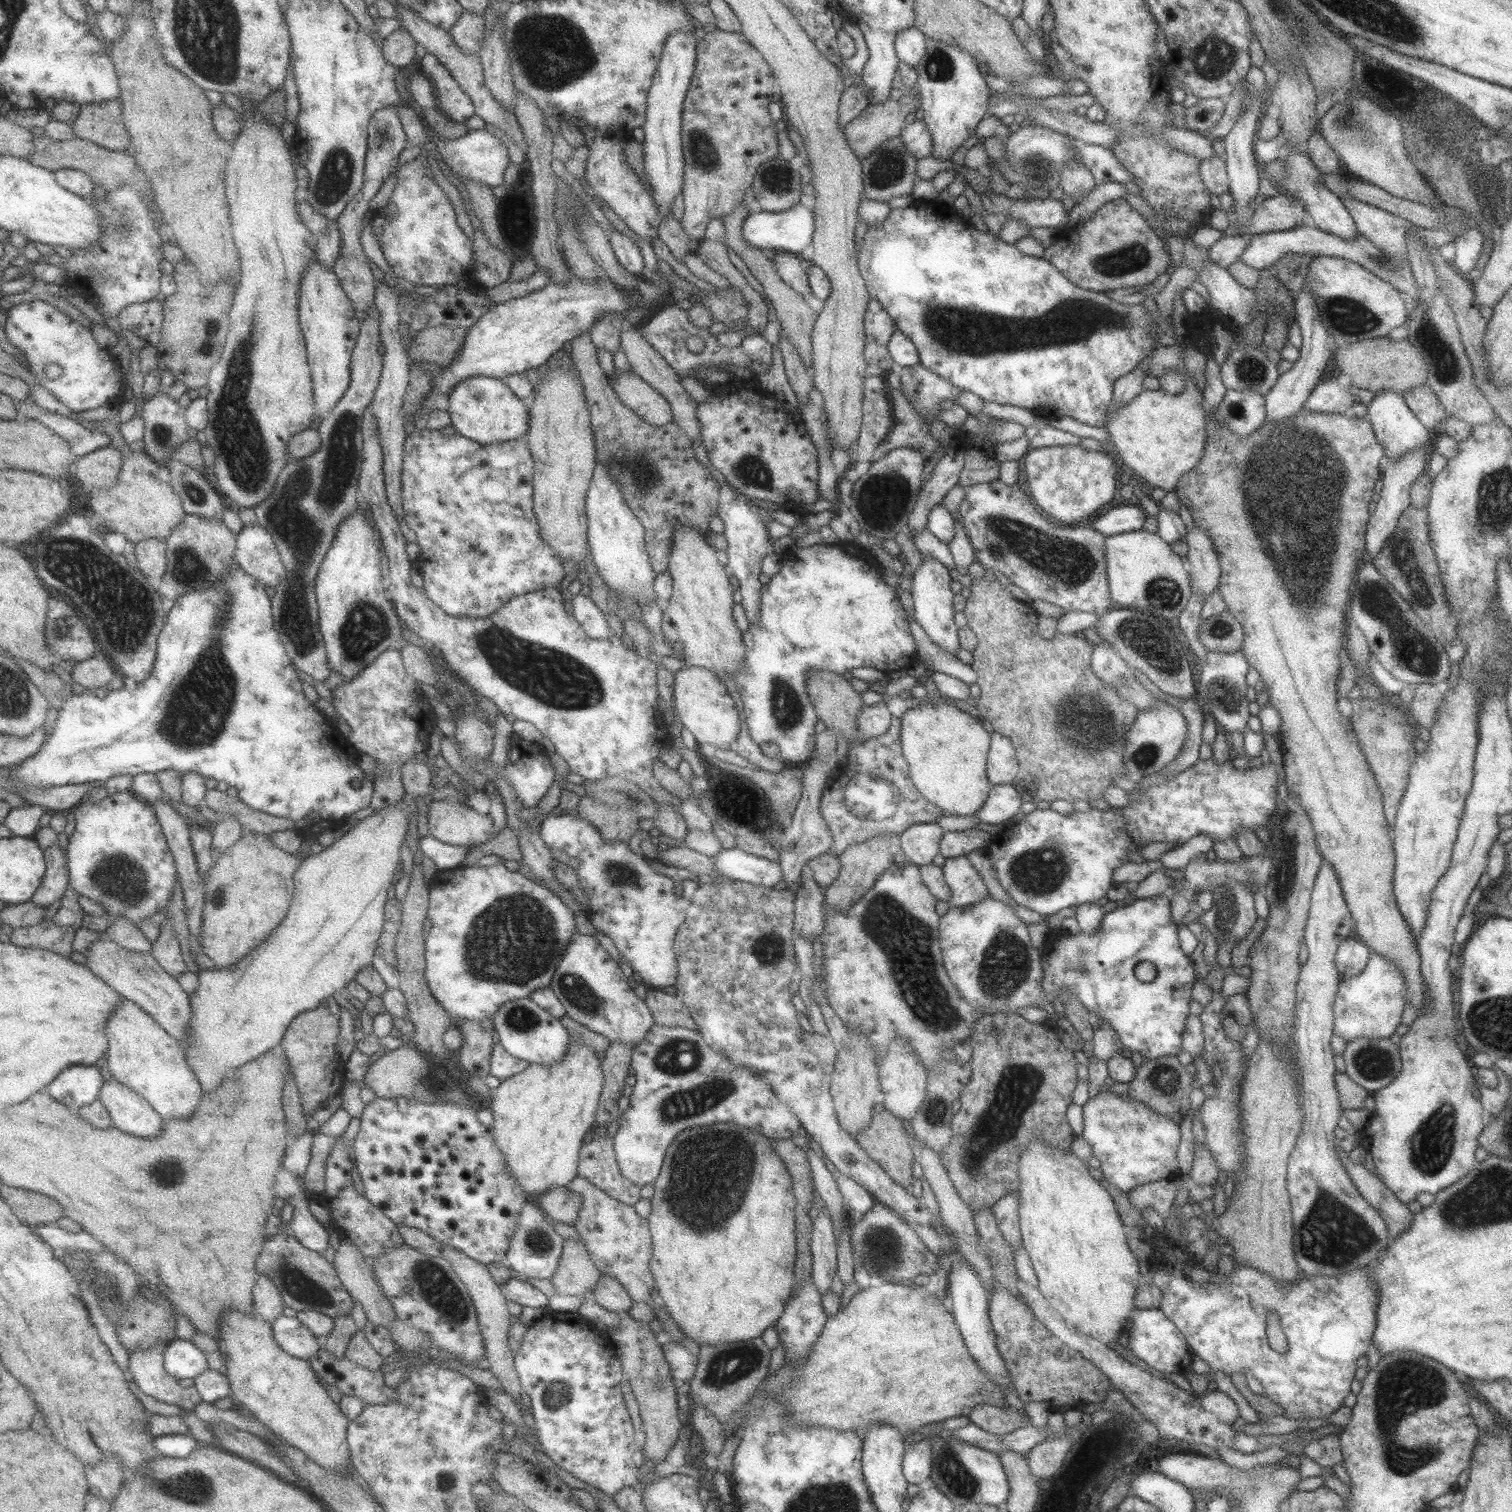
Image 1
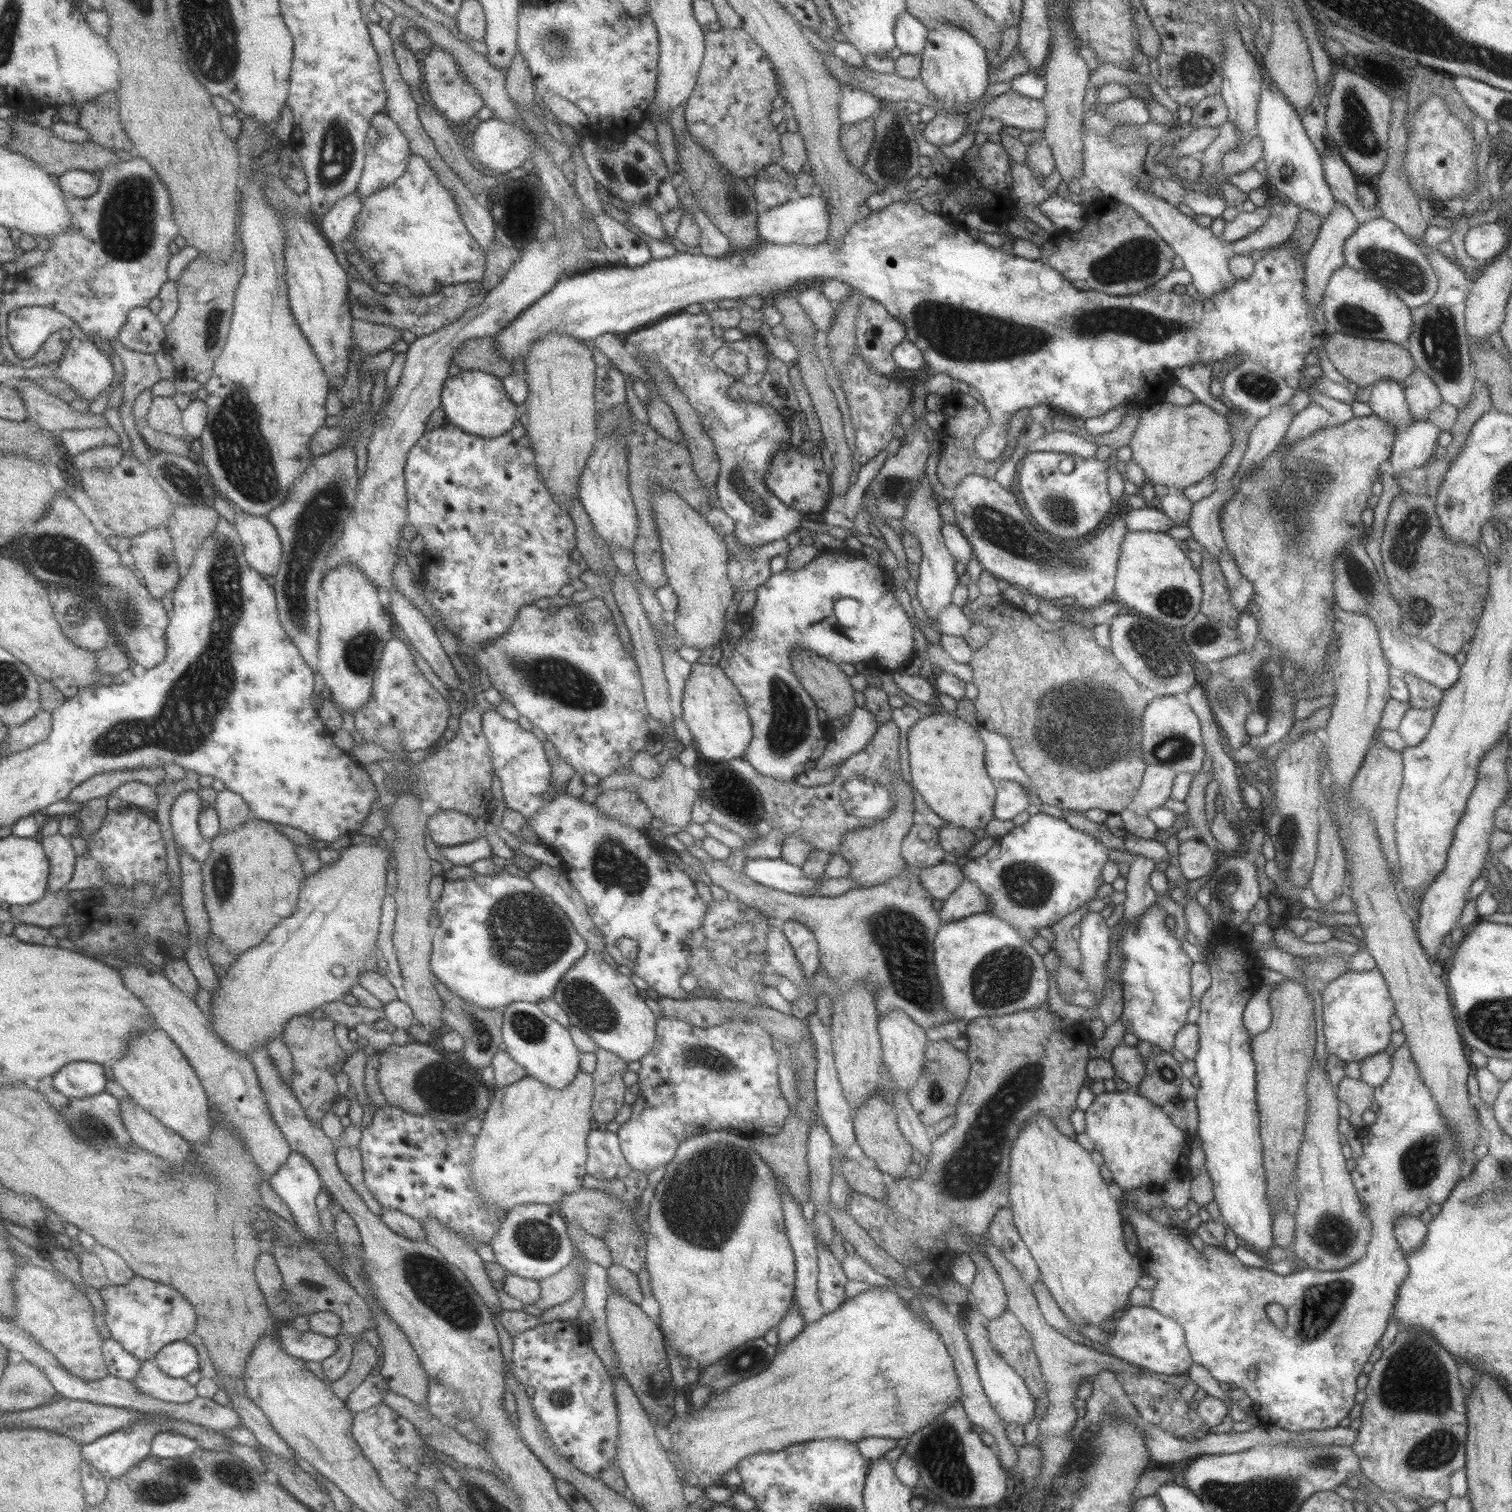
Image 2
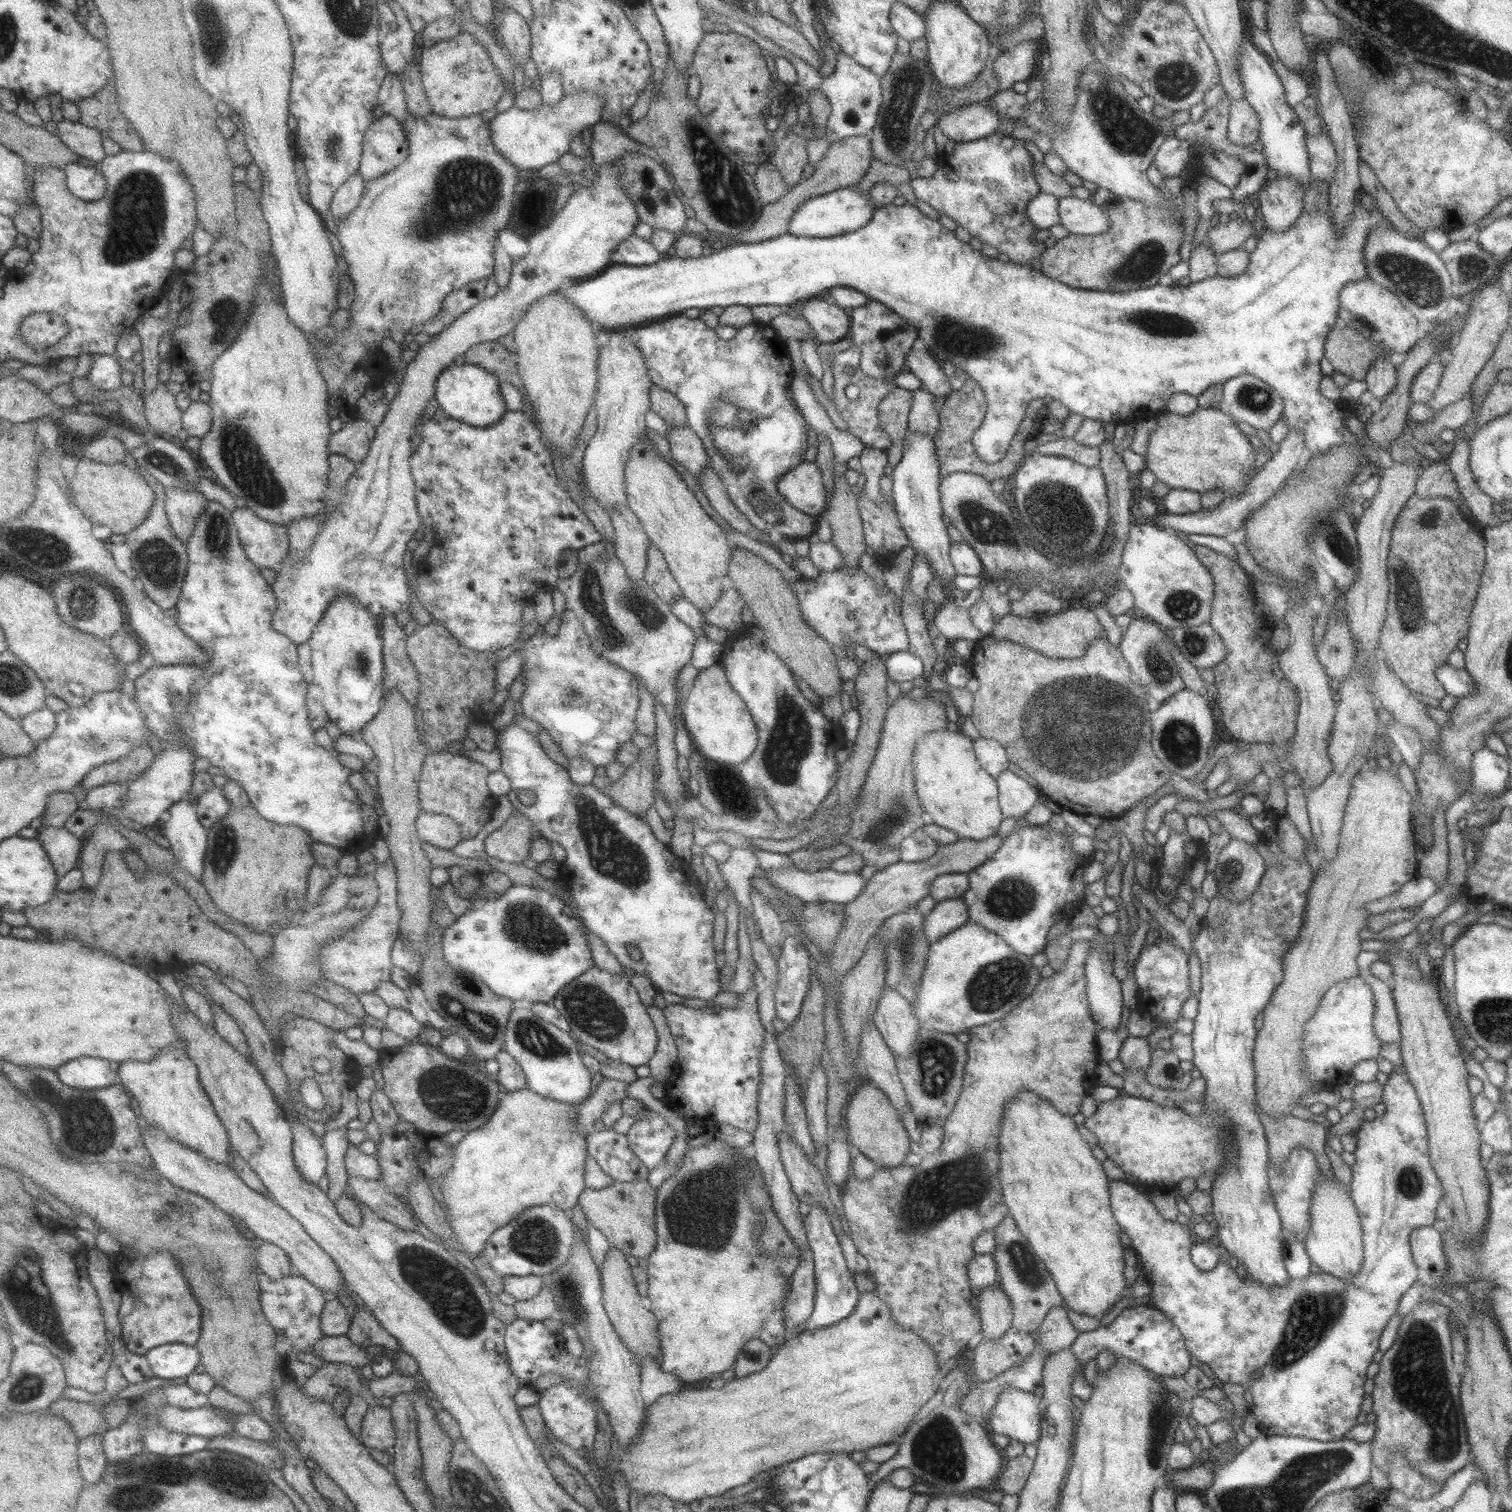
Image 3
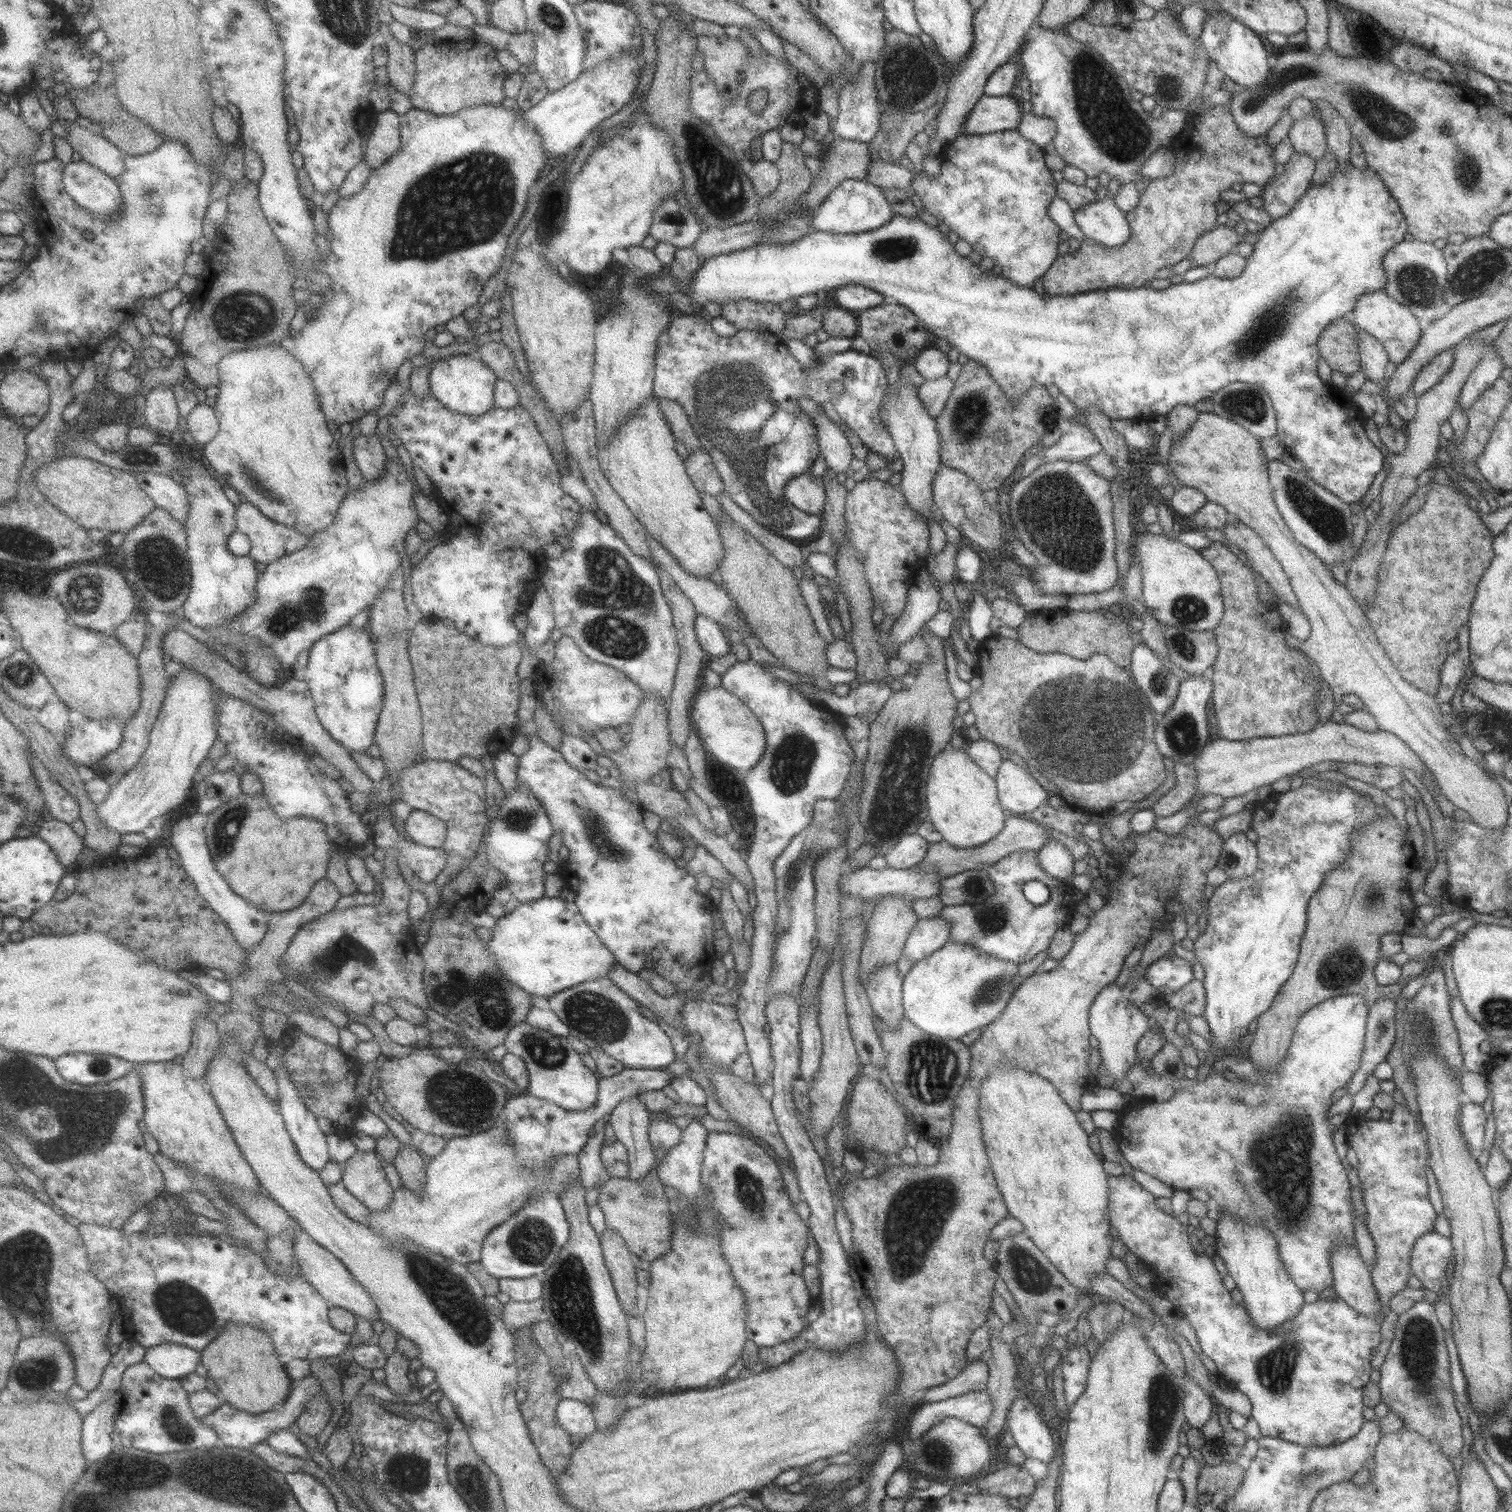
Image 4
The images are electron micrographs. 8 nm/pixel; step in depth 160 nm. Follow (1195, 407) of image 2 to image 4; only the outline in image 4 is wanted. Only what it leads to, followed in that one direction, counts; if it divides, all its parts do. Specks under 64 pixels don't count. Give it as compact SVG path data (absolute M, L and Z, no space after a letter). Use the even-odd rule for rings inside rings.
M1210 411L1198 412L1191 428L1181 438L1170 442L1166 468L1172 473L1168 472L1171 477L1177 478L1179 485L1202 492L1208 502L1220 504L1232 519L1242 521L1253 529L1264 542L1264 546L1271 551L1274 559L1282 566L1297 597L1299 610L1310 625L1309 638L1302 642L1299 650L1317 665L1321 679L1328 684L1335 702L1338 702L1344 694L1355 695L1363 704L1362 709L1375 718L1379 731L1394 734L1419 757L1419 761L1435 778L1438 789L1451 804L1471 815L1471 820L1484 829L1502 828L1508 817L1509 803L1503 789L1498 782L1491 780L1476 764L1468 760L1458 742L1449 735L1435 699L1410 686L1401 678L1399 672L1387 659L1383 648L1378 644L1362 607L1349 596L1348 590L1332 577L1331 571L1322 563L1322 560L1294 539L1274 504L1272 486L1268 479L1267 461L1257 437L1253 437L1236 422L1217 416Z

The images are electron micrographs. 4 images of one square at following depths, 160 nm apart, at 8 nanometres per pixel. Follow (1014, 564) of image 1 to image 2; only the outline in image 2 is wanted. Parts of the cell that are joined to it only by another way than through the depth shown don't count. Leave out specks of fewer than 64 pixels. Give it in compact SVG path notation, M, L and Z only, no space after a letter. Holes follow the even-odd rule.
M967 475L947 494L952 500L954 523L971 545L972 554L982 566L982 570L986 570L996 579L1006 580L1012 586L1037 598L1050 601L1055 598L1061 600L1070 598L1081 610L1090 610L1092 607L1114 599L1114 578L1120 553L1118 548L1127 532L1122 521L1122 514L1117 515L1109 522L1107 531L1097 533L1085 540L1081 538L1081 540L1067 543L1059 542L1059 539L1053 538L1048 532L1045 534L1039 532L1029 517L1023 514L1023 506L1015 489L1001 487L993 479Z

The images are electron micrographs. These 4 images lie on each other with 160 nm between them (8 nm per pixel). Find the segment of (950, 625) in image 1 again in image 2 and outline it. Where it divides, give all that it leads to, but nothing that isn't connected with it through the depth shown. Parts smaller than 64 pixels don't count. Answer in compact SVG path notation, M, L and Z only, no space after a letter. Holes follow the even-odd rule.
M924 473L922 480L912 490L901 521L904 526L904 533L911 533L916 536L922 554L921 560L917 565L916 598L921 608L923 608L925 616L932 619L933 630L940 634L936 616L942 608L945 608L945 606L951 603L951 593L953 592L953 588L957 586L958 577L953 569L953 562L955 560L946 549L941 533L939 532L940 522L943 520L938 513L938 501L932 498L932 492Z

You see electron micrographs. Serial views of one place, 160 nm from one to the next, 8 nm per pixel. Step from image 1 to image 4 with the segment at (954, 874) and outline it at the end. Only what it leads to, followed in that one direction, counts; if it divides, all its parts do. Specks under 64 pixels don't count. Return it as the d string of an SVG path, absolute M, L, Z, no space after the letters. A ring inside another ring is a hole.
M943 918L917 920L905 939L903 954L915 964L941 948L948 941L949 935L950 924Z

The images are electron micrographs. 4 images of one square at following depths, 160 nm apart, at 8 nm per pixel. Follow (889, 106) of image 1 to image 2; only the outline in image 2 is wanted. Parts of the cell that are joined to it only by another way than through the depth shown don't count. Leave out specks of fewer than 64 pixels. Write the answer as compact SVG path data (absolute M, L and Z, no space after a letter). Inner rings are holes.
M877 114L854 123L840 125L840 142L843 156L855 170L863 172L863 164L874 141L874 120Z

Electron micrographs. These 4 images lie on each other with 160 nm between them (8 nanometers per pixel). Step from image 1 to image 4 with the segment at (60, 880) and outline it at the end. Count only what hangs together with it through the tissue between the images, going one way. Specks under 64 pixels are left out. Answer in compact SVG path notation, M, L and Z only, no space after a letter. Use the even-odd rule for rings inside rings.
M57 819L40 822L36 833L51 845L57 853L59 862L67 868L79 860L86 846L84 837L77 836L71 824Z

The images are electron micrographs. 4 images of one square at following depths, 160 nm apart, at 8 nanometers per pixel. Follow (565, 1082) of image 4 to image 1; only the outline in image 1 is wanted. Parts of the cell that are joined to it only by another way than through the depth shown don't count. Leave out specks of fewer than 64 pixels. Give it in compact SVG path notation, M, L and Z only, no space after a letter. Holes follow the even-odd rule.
M527 998L508 1000L491 1016L493 1029L497 1031L498 1043L508 1053L529 1064L550 1065L558 1063L567 1052L568 1030L546 1010Z

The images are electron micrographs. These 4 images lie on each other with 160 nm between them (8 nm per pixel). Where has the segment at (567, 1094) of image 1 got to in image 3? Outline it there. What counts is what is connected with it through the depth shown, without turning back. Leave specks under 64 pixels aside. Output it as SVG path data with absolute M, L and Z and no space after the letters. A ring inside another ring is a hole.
M527 1087L502 1091L491 1118L483 1126L469 1131L453 1146L452 1165L442 1193L459 1252L472 1260L484 1249L495 1230L531 1207L551 1205L559 1212L568 1214L576 1205L576 1198L586 1188L583 1174L588 1156L583 1136L571 1127L577 1115L577 1106L535 1094Z

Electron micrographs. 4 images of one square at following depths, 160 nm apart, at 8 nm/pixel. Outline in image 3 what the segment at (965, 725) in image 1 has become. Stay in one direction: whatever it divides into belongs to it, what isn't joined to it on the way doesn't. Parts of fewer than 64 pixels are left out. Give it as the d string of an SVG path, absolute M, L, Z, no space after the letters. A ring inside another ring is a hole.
M939 729L921 735L916 741L911 755L913 781L916 795L924 812L930 815L935 824L958 834L959 839L981 840L995 834L999 822L1004 819L998 805L998 786L977 762L973 741L960 730Z

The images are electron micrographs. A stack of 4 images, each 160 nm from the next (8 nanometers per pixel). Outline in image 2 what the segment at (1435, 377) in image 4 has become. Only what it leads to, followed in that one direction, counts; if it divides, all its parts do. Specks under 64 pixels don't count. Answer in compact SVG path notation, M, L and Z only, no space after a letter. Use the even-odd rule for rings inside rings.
M1416 367L1401 385L1406 406L1414 421L1426 420L1429 411L1442 403L1436 384Z

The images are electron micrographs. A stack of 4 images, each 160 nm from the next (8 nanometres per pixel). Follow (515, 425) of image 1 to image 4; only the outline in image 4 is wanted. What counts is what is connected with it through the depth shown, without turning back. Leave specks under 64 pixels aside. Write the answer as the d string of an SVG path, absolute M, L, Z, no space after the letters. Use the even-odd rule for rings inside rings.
M476 355L448 356L434 366L430 376L432 395L451 412L469 416L481 416L494 407L494 386L497 377Z

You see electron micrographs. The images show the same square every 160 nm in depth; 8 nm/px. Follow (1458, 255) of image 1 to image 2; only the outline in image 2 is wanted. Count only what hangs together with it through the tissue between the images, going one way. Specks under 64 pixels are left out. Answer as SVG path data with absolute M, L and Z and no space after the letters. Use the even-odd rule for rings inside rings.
M1495 222L1470 227L1463 238L1463 248L1467 256L1477 263L1495 259L1509 240L1506 229L1505 226Z

